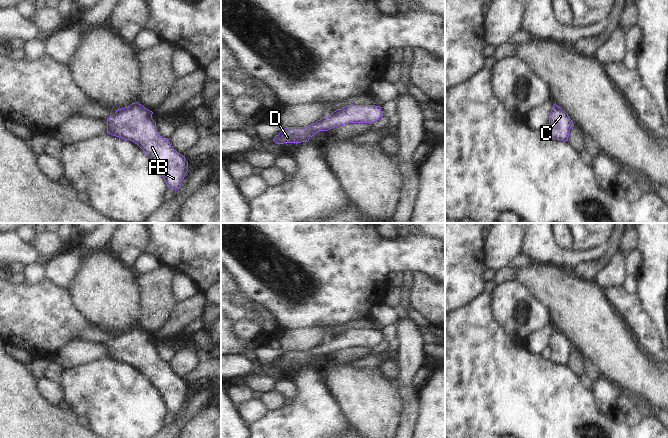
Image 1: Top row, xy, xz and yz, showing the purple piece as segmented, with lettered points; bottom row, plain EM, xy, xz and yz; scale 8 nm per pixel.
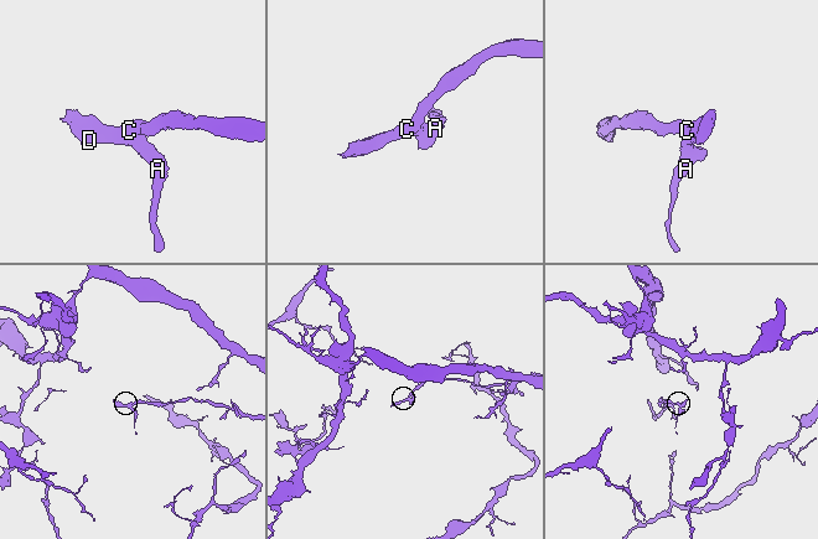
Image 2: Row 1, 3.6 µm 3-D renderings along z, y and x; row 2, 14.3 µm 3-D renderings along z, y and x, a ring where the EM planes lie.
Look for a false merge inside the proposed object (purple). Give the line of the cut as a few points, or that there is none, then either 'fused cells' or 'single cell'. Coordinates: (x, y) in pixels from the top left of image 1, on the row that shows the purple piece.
no cut; single cell

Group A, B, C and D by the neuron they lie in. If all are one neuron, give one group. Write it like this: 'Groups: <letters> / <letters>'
Groups: A B C D

